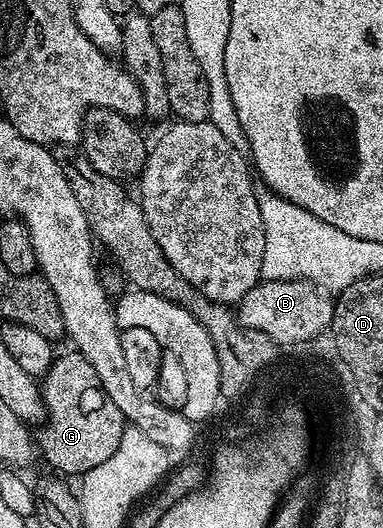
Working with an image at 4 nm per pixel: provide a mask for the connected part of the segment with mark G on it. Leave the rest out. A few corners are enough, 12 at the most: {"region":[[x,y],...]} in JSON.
{"region":[[80,353],[41,380],[47,465],[81,477],[116,453],[124,411]]}

